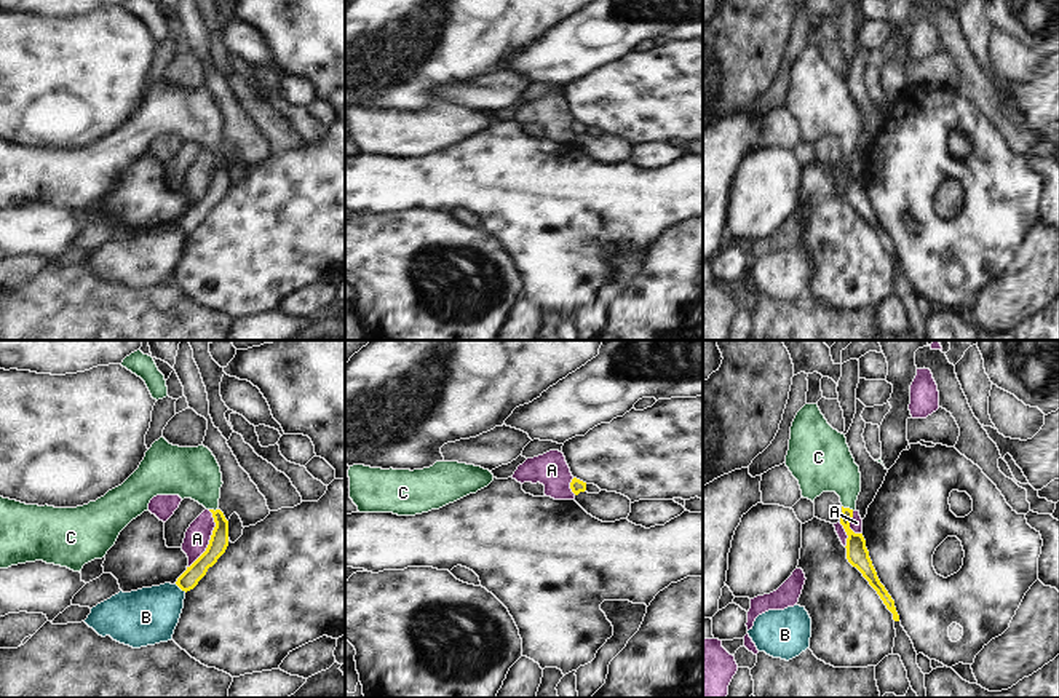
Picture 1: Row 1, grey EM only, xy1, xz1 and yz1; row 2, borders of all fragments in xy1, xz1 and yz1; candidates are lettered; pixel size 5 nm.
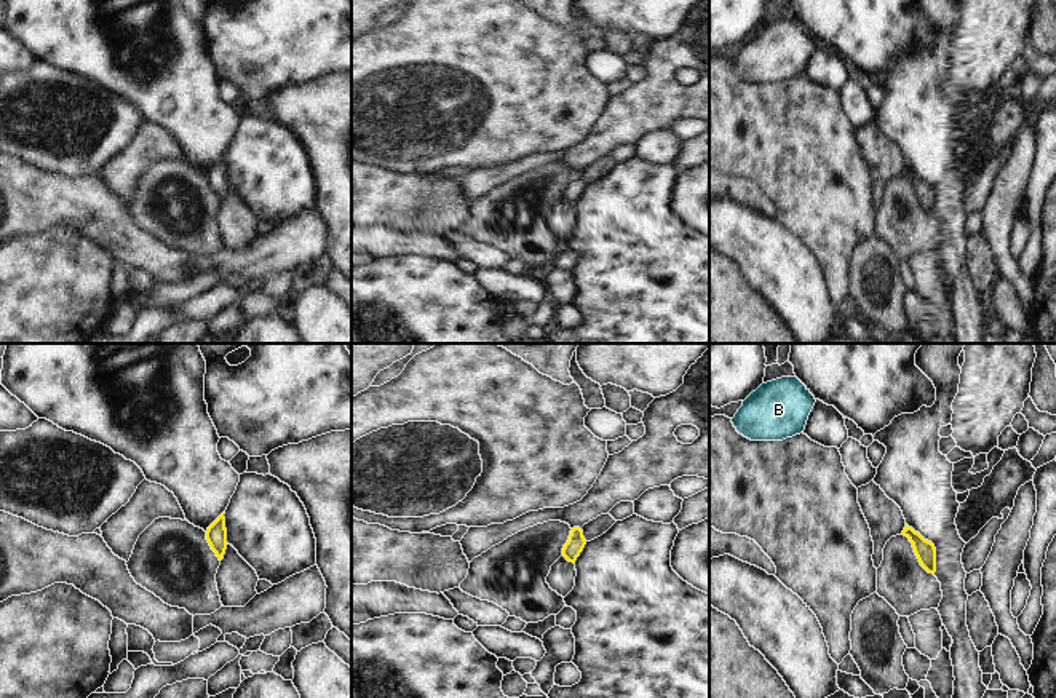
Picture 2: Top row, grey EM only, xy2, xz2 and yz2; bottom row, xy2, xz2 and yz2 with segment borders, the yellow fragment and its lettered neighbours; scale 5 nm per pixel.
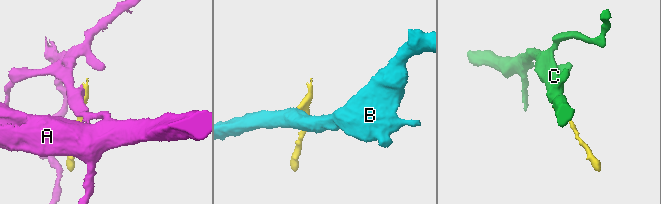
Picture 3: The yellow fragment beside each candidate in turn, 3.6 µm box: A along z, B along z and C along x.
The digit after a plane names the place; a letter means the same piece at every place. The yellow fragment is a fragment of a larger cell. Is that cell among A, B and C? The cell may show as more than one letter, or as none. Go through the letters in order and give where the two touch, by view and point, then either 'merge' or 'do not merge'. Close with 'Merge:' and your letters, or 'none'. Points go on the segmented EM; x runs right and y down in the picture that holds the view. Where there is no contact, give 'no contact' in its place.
A: xy1 (211, 539) | do not merge
B: xy1 (181, 588) | do not merge
C: yz1 (848, 508) | merge
Merge: C

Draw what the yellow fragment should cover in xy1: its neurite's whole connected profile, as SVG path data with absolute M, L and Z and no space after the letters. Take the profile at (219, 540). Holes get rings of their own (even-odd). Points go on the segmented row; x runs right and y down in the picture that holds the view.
M163 436L145 452L139 468L118 487L109 490L96 502L77 508L54 508L26 505L0 497L0 569L43 561L81 572L83 565L102 559L115 545L120 532L144 511L157 495L179 495L192 498L212 513L216 527L206 551L177 578L182 591L193 589L228 546L228 521L219 510L220 466L212 452L203 444L198 447L179 447Z

